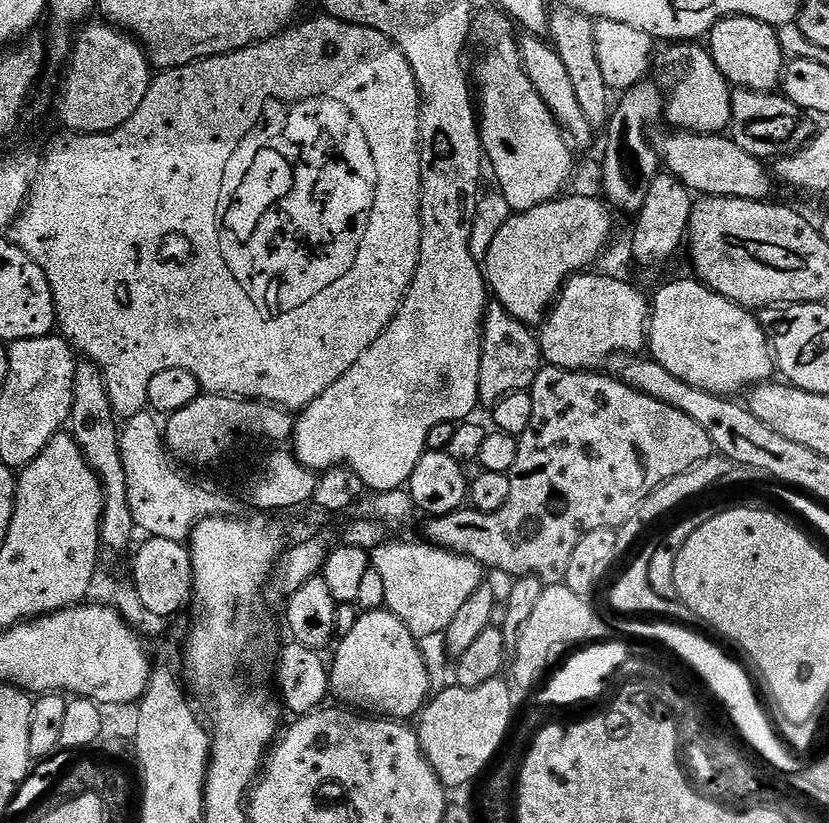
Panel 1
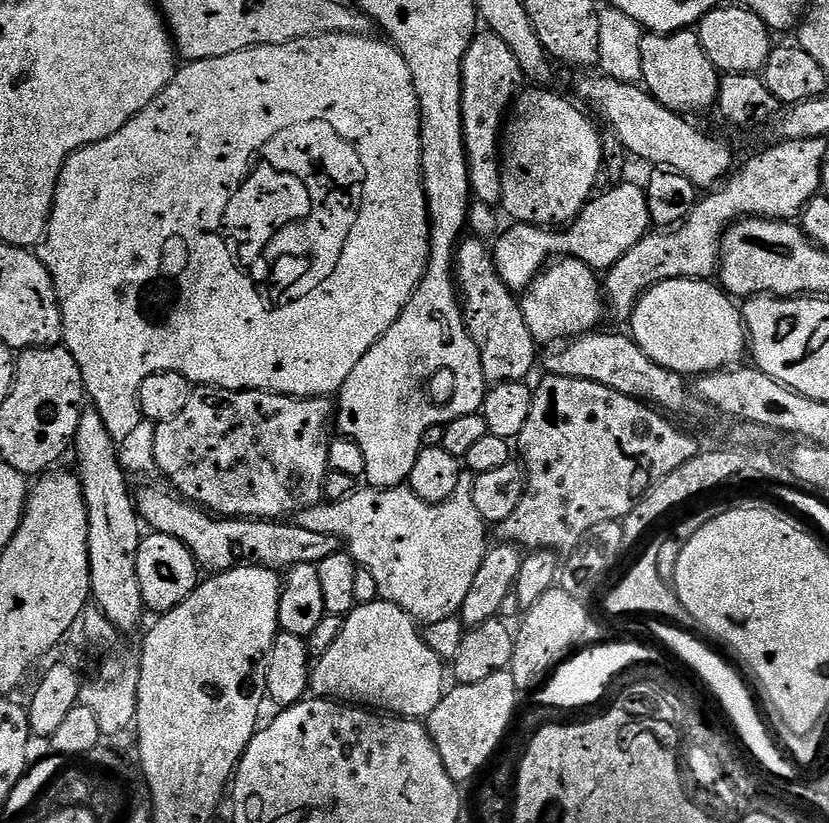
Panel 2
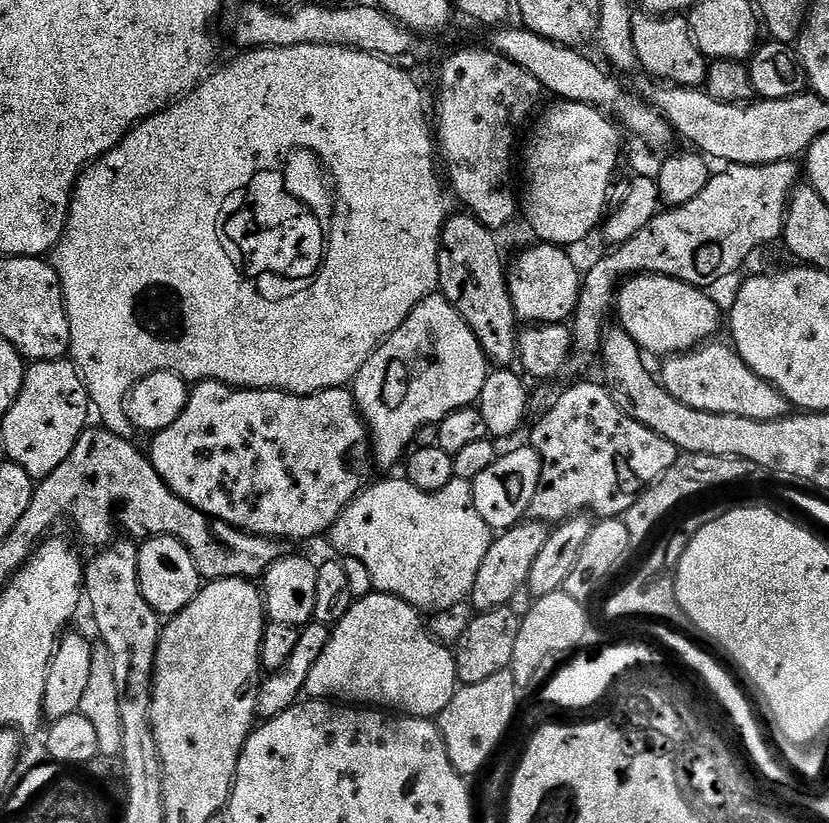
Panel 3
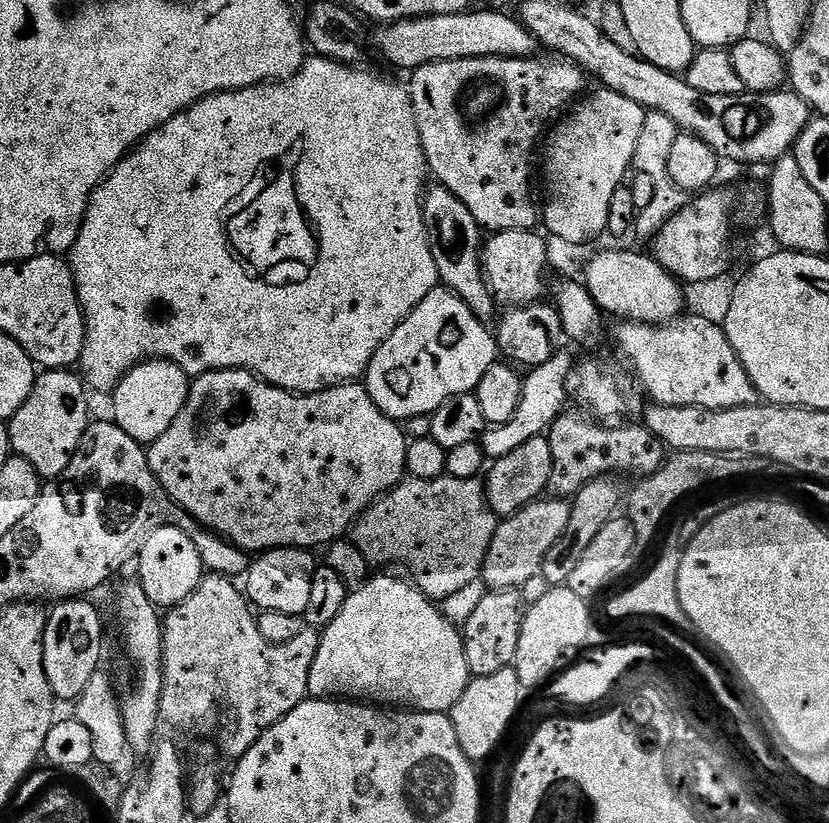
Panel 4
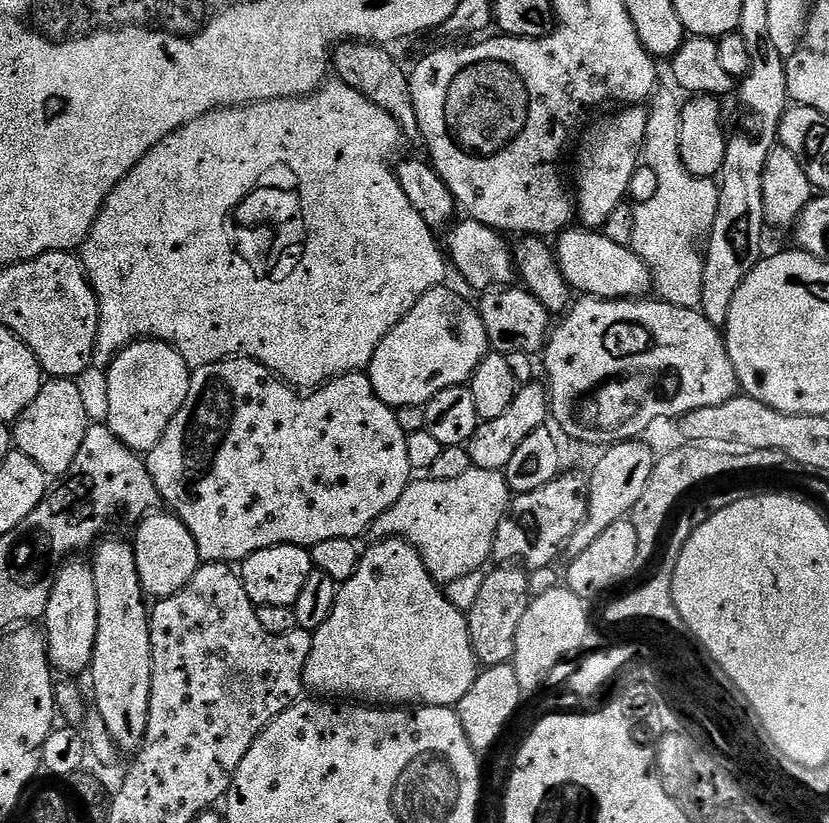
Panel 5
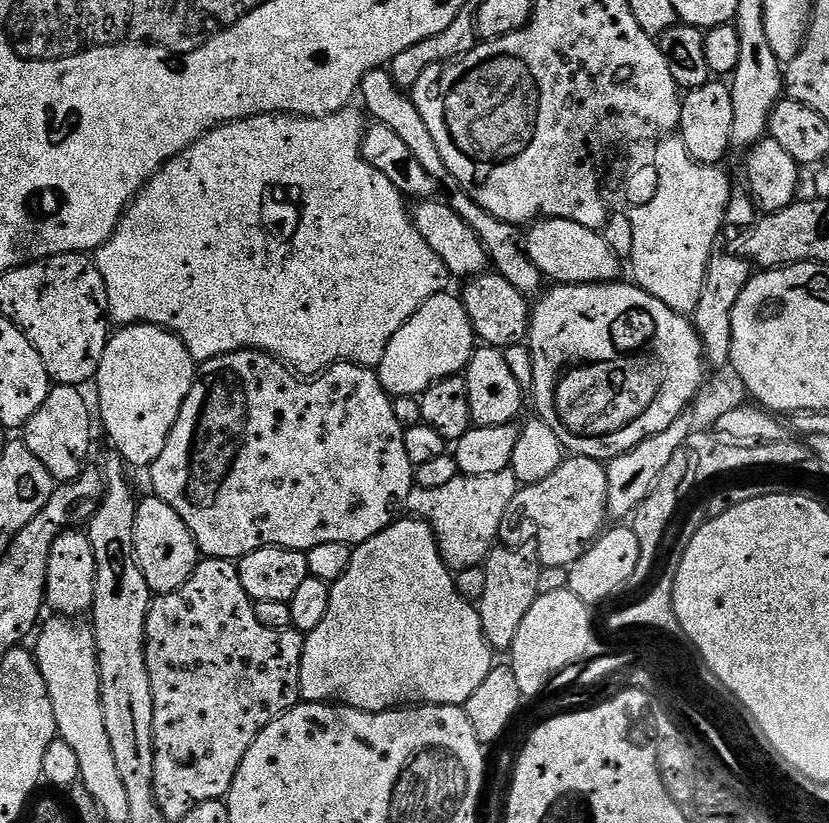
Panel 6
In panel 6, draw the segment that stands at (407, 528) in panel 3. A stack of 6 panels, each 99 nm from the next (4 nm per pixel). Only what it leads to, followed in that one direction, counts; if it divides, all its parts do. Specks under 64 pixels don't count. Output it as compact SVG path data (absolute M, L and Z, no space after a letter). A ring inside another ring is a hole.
M510 470L498 474L485 474L483 478L458 475L454 482L447 486L441 486L434 490L413 487L410 498L406 505L407 511L413 517L427 520L432 526L432 533L436 535L436 545L442 554L442 558L448 563L449 568L461 570L464 568L478 567L483 565L484 559L497 547L502 526L502 514L506 514L506 506L514 499L514 494L519 492L521 485L516 481L516 476Z

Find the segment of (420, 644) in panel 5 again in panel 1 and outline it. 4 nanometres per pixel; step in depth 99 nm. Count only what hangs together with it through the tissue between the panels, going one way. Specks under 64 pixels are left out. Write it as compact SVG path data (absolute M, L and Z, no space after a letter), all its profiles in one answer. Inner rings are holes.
M387 610L364 612L357 619L354 630L343 636L335 648L336 657L330 660L330 692L333 697L337 696L341 700L337 700L341 705L373 718L400 720L402 713L406 711L416 712L423 709L421 699L428 703L431 680L427 674L426 662L420 653L417 637L412 636L410 630L406 630L403 622L392 612Z

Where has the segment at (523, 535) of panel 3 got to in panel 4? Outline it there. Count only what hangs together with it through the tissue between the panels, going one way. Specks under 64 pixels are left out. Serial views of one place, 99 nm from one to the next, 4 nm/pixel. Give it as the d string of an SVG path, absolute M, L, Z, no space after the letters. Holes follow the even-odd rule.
M541 498L533 504L527 504L513 516L505 516L497 523L490 550L486 550L480 579L484 580L488 590L501 592L507 588L520 589L528 579L541 575L546 554L550 546L566 534L570 522L571 503L564 498Z

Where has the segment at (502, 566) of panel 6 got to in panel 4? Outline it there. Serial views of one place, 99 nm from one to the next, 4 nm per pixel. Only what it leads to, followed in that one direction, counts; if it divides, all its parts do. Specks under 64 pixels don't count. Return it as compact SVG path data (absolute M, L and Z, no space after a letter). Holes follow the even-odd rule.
M507 588L501 592L488 590L482 602L474 609L462 626L466 666L473 677L498 674L516 663L518 637L522 634L522 622L526 605L519 591Z

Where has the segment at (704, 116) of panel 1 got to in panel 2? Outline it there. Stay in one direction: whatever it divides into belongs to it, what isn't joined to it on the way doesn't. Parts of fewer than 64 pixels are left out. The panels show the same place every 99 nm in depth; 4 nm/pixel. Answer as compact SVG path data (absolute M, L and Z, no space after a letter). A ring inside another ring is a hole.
M695 31L648 32L642 38L642 84L648 93L671 112L692 114L713 107L718 98L721 73L706 54Z

